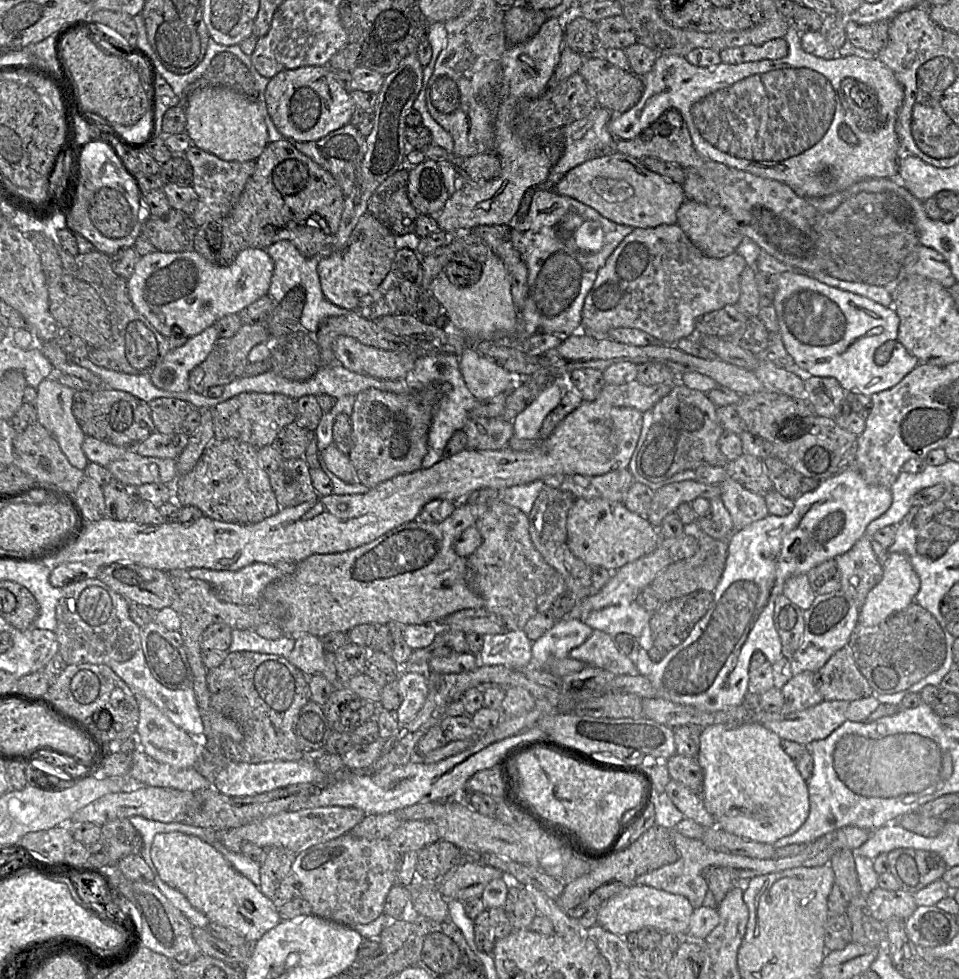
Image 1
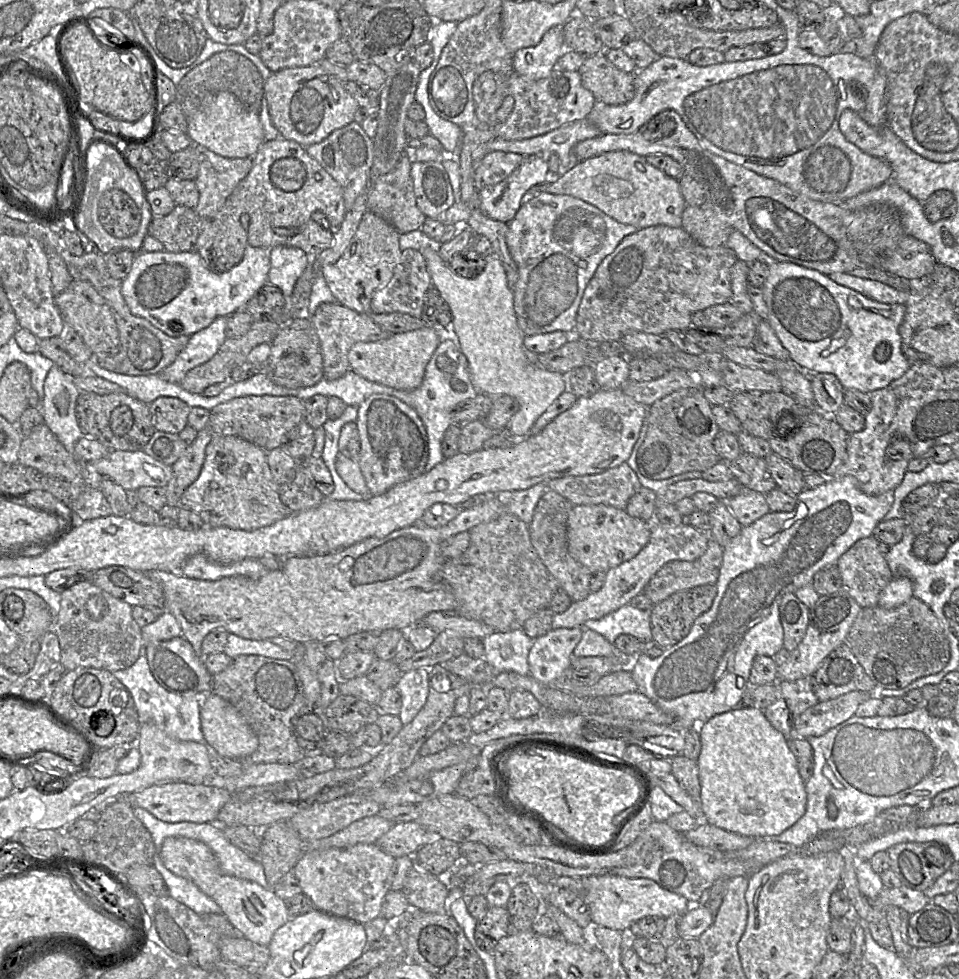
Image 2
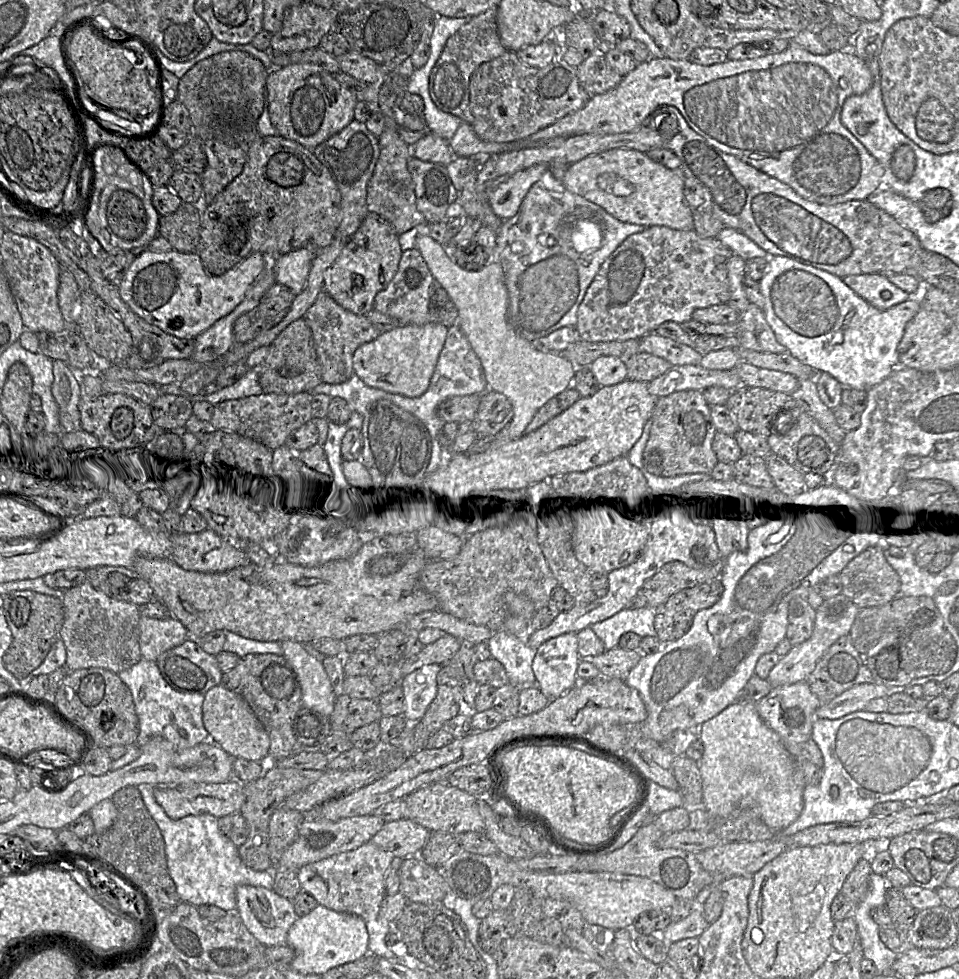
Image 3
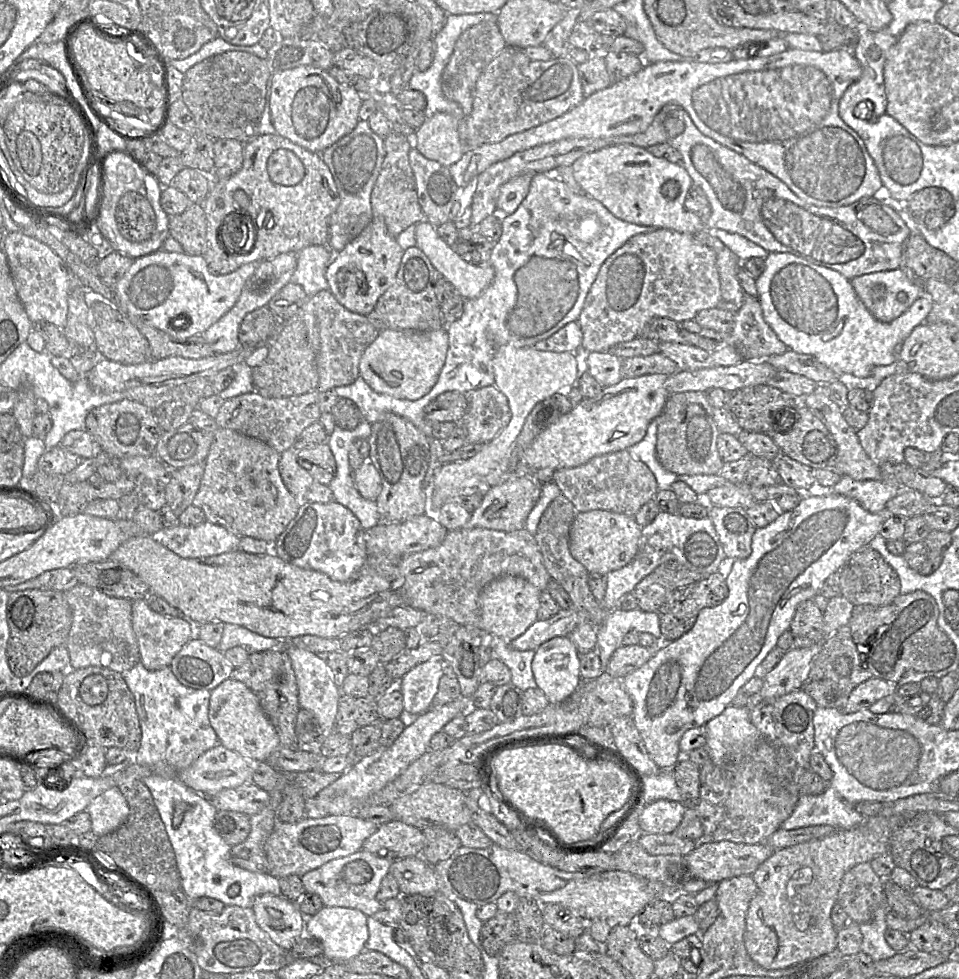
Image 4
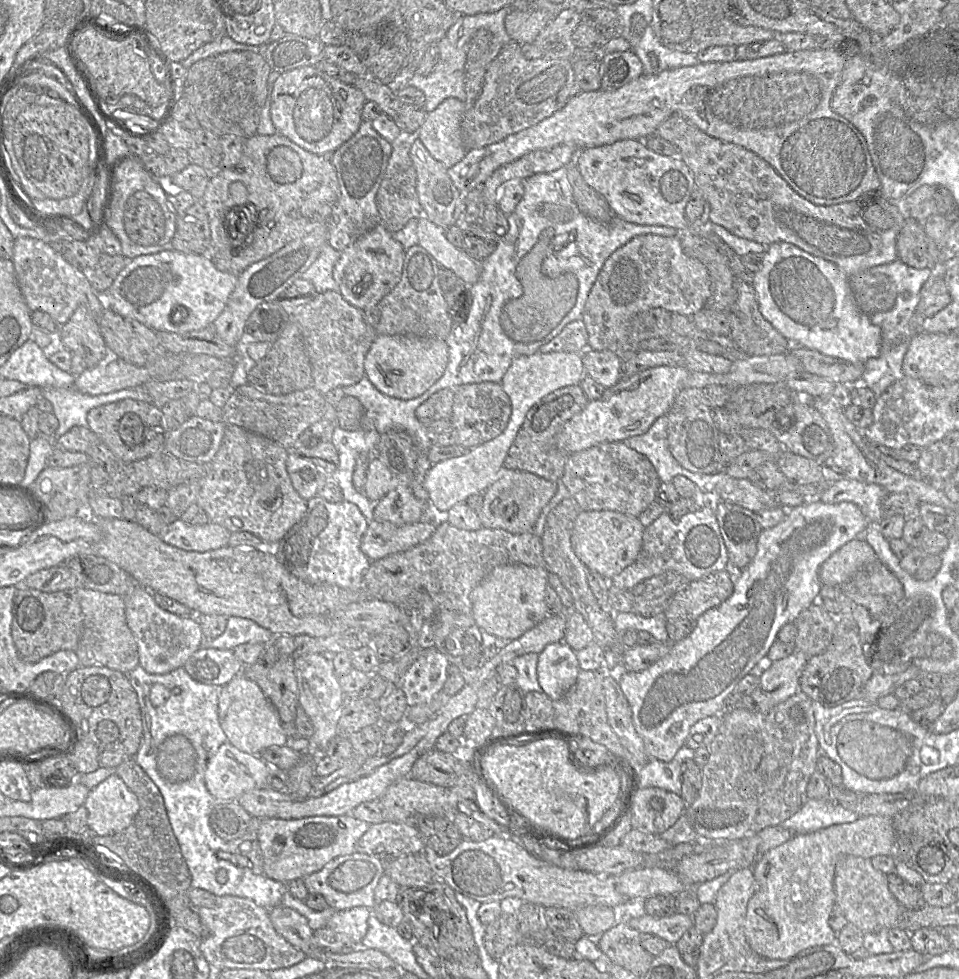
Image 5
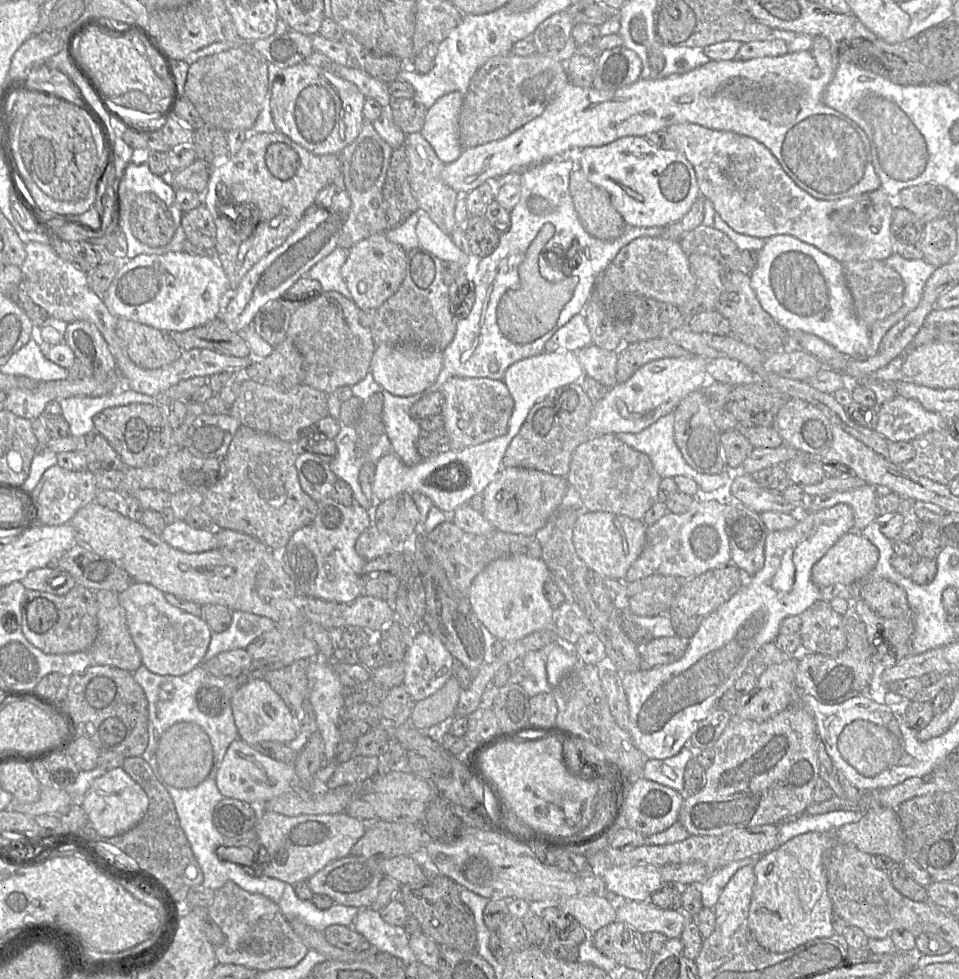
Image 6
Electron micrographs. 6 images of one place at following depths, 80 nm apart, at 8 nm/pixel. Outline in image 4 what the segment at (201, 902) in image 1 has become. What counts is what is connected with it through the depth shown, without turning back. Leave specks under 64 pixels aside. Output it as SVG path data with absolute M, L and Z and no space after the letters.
M282 895L256 896L252 905L257 925L285 950L290 950L303 936L306 917L296 903Z

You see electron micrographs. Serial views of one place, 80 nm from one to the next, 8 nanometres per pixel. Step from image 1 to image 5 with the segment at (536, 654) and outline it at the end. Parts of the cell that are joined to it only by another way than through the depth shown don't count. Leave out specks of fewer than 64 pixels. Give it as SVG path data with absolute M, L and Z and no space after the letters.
M564 641L548 644L537 662L537 678L542 691L559 700L576 682L580 671L576 652Z

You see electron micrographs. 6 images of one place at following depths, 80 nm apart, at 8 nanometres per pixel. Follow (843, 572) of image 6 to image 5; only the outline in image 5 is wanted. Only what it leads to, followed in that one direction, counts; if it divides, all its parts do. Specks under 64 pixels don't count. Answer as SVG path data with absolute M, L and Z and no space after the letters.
M857 537L834 552L818 571L822 585L842 586L859 570L874 562L877 555L868 542Z

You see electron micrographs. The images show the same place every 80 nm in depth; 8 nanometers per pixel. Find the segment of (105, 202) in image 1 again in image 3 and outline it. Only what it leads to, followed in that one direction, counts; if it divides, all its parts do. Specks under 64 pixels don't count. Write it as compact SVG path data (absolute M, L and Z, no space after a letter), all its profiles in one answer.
M116 190L107 204L107 222L123 240L136 240L145 231L146 212L142 200L127 190Z

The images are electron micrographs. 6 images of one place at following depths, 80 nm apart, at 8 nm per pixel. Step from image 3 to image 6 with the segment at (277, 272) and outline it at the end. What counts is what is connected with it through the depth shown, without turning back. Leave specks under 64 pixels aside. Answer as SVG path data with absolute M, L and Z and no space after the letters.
M337 247L312 266L306 276L319 281L323 292L336 291L351 300L351 294L341 275L341 267L345 263L347 255L348 249Z

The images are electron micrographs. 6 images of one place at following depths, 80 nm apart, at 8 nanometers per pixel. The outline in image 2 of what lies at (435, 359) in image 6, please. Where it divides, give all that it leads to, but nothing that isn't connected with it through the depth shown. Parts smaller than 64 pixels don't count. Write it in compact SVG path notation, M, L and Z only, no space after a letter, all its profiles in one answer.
M440 325L398 334L376 342L357 342L348 353L350 369L365 379L397 390L411 391L423 381L426 366L443 339L448 338L448 329Z

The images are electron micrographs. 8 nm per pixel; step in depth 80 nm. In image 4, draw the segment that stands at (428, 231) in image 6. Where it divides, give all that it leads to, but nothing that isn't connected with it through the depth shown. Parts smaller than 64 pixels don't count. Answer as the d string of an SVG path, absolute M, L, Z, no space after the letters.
M427 220L416 224L416 246L429 258L434 268L440 272L465 299L479 297L491 284L495 276L495 270L490 263L473 265L464 261L444 240L440 238L434 227Z

